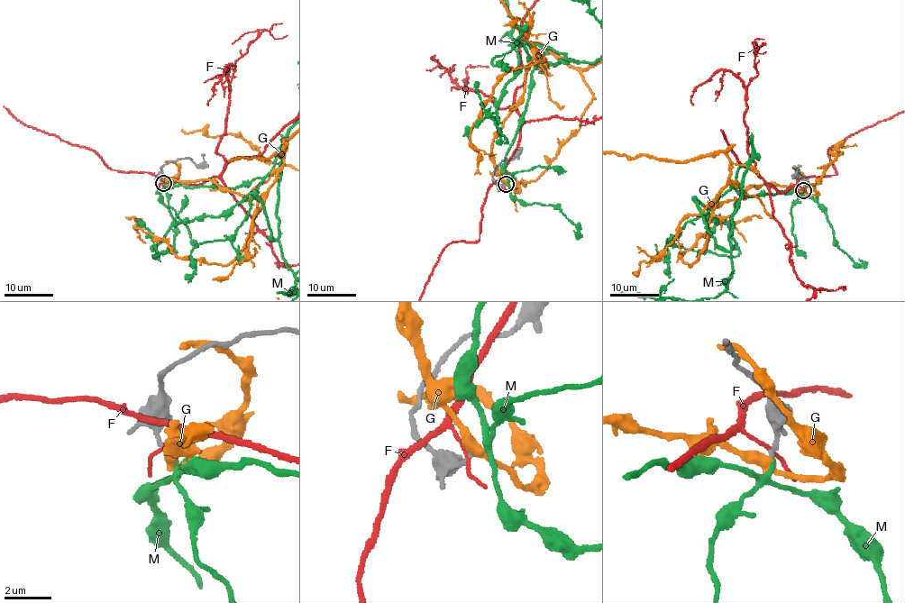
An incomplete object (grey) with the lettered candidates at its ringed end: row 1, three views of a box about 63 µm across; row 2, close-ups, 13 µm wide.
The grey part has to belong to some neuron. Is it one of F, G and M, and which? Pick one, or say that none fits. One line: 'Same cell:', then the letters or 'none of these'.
Same cell: M

